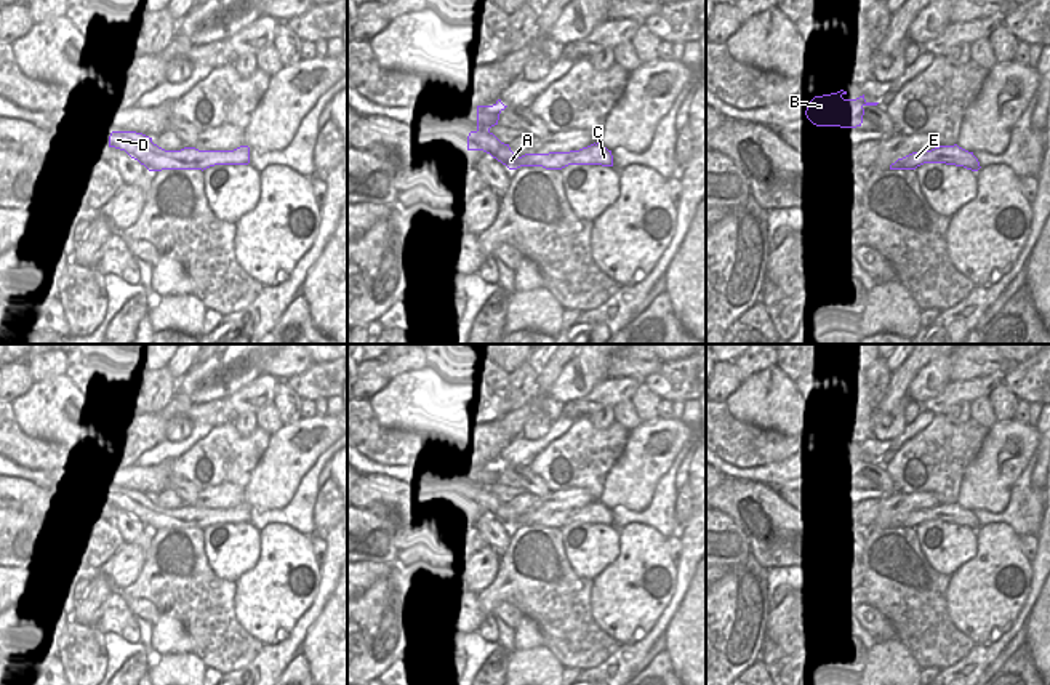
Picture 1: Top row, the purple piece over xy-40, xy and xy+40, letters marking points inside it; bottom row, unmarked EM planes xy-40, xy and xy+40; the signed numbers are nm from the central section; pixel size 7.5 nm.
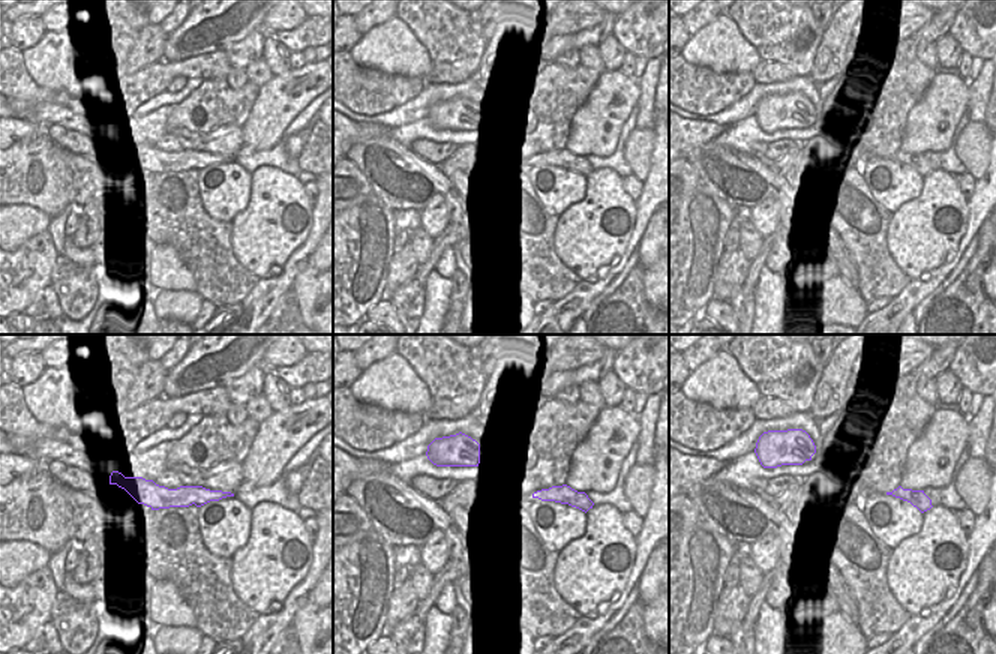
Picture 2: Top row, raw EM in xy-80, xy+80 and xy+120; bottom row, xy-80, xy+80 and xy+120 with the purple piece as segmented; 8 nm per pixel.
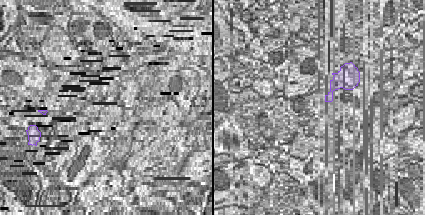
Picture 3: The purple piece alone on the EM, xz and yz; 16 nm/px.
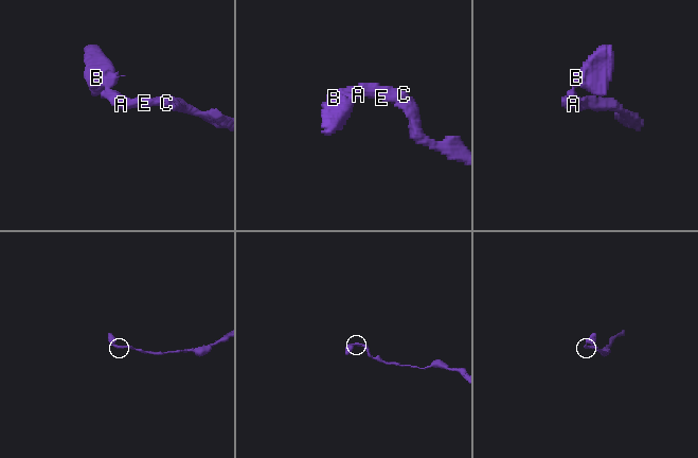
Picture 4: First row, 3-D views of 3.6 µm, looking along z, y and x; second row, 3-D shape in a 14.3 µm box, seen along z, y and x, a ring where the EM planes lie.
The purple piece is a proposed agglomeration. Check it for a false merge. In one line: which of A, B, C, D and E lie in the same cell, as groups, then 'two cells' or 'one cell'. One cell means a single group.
groups A C D E / B; two cells

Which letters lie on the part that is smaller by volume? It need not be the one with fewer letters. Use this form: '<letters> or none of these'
B

